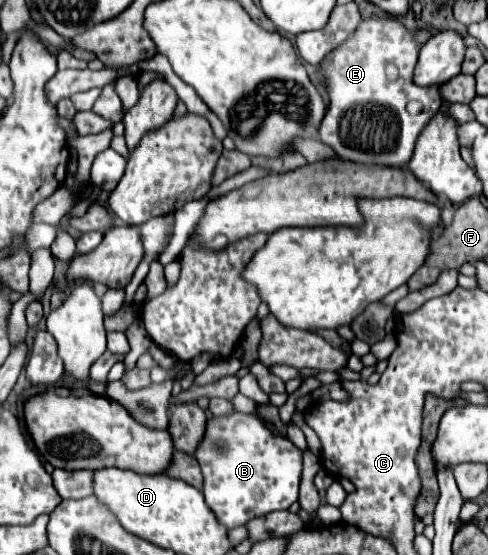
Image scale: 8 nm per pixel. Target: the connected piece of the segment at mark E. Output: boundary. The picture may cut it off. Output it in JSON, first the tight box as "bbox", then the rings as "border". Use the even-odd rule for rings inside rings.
{"bbox":[319,19,443,167],"border":[[[363,19],[357,31],[321,63],[329,81],[329,107],[319,127],[319,139],[333,147],[339,157],[405,167],[413,157],[417,137],[443,103],[437,87],[417,87],[413,83],[417,55],[419,51],[399,19]],[[409,101],[423,105],[417,115],[407,111]]]}

